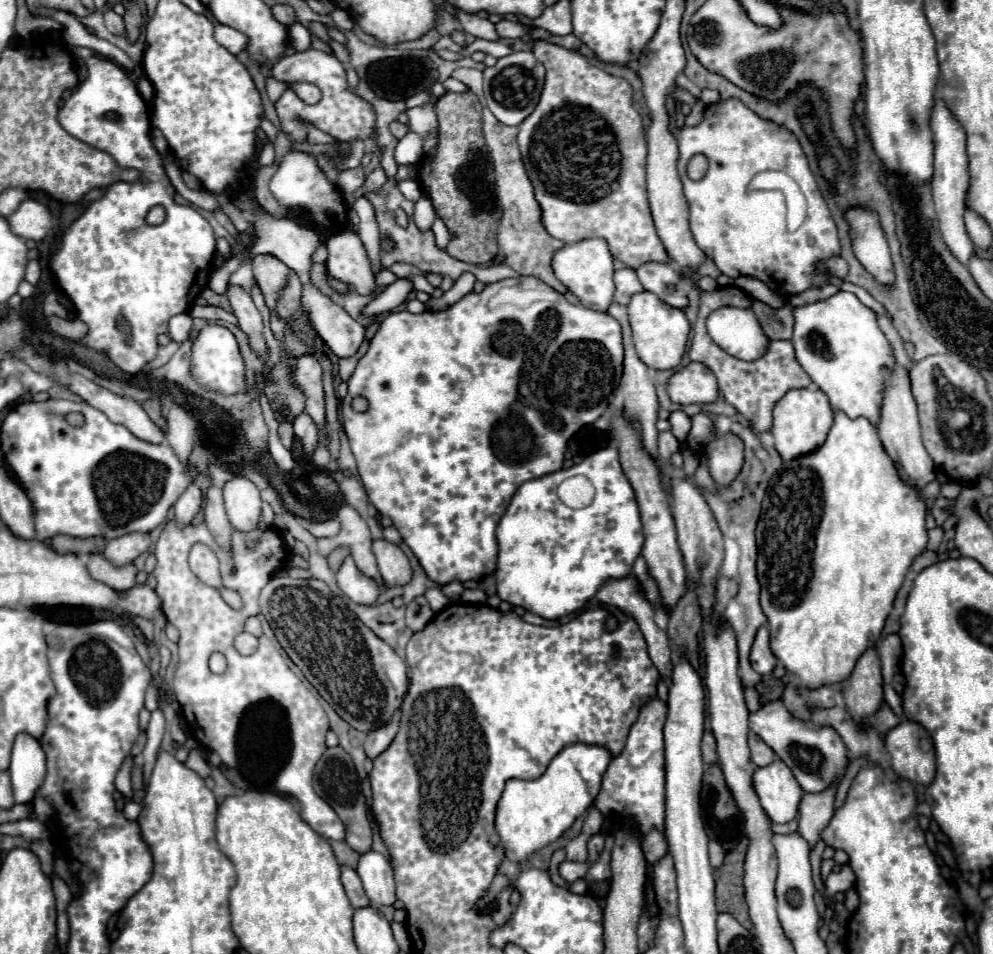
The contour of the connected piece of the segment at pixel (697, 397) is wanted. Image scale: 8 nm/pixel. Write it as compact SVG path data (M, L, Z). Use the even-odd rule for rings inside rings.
M691 362L675 372L669 378L667 392L677 404L709 404L719 396L717 378L701 362Z

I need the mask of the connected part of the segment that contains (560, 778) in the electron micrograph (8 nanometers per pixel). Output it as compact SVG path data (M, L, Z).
M569 744L551 760L541 778L511 778L499 800L495 818L495 828L505 848L505 856L513 862L521 862L535 850L557 840L575 822L575 818L593 804L611 758L613 756L605 746Z

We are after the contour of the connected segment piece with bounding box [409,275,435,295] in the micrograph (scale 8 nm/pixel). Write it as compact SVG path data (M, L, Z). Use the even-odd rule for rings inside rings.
M412 275L409 279L413 282L414 290L423 291L429 295L434 292L434 287L428 282L426 276L424 275Z

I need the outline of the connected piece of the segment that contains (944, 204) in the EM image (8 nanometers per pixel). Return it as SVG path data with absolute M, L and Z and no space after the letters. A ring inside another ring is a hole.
M937 94L935 104L931 110L929 118L929 128L933 134L933 146L935 146L935 162L933 162L933 180L931 180L931 192L933 192L933 202L935 202L935 212L939 218L939 230L953 252L953 256L961 262L967 264L967 260L975 254L973 252L973 242L969 240L963 224L963 212L965 212L965 192L969 190L969 168L967 168L967 156L965 156L965 130L961 124L957 124L957 118L953 112L947 108L945 100Z

